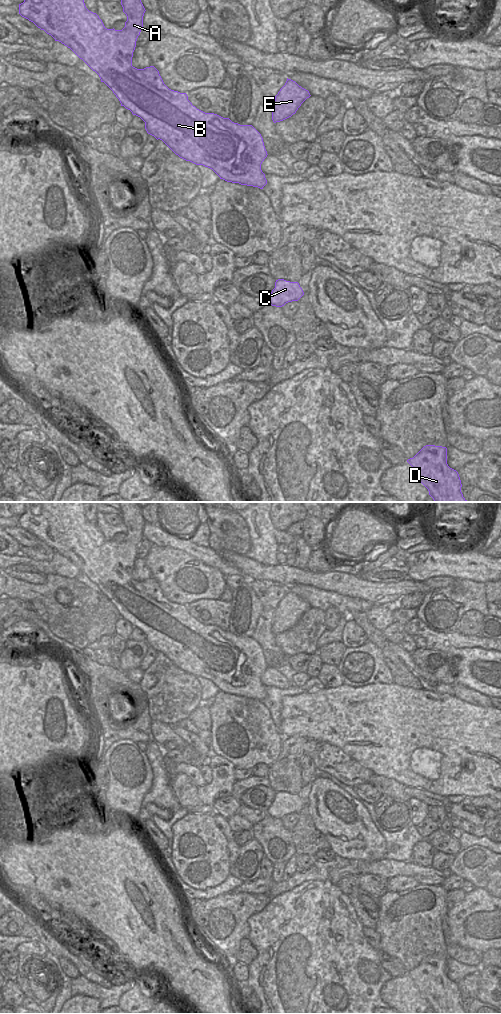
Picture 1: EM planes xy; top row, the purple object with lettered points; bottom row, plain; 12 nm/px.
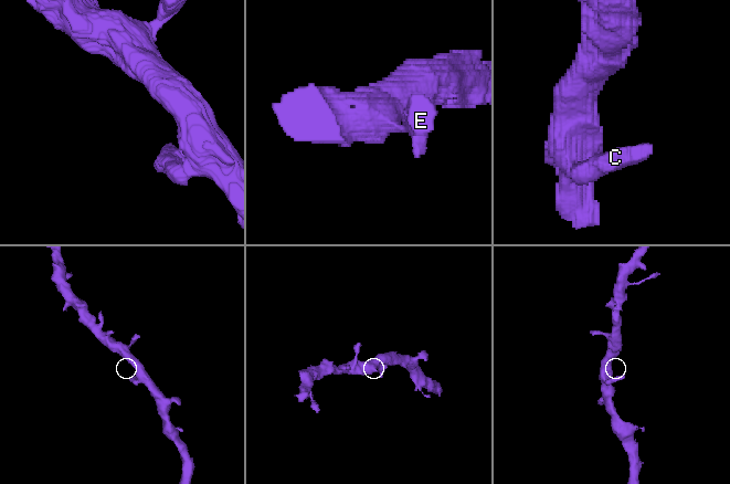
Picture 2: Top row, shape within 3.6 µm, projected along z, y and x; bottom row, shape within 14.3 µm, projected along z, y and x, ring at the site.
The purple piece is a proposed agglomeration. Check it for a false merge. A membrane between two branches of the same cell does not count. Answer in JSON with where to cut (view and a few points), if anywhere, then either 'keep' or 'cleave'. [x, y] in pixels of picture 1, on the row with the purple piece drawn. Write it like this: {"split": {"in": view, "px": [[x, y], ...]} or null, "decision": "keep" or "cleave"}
{"split": null, "decision": "keep"}

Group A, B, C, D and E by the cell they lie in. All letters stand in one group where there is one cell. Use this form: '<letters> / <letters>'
A B C D E

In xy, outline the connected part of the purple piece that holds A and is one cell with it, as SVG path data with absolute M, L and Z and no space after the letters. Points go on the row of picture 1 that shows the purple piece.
M24 0L19 4L19 14L51 35L55 41L70 48L99 75L101 82L104 82L113 91L121 106L145 122L147 133L157 140L162 140L180 158L212 169L220 179L227 182L263 189L267 180L261 170L261 164L268 154L261 134L252 125L240 125L232 122L229 118L197 109L188 100L186 93L169 89L154 66L144 69L133 67L133 52L143 28L143 16L146 10L141 0L121 0L121 5L127 16L125 27L122 30L107 29L99 16L86 8L84 0Z

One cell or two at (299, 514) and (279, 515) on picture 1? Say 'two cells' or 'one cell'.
one cell

